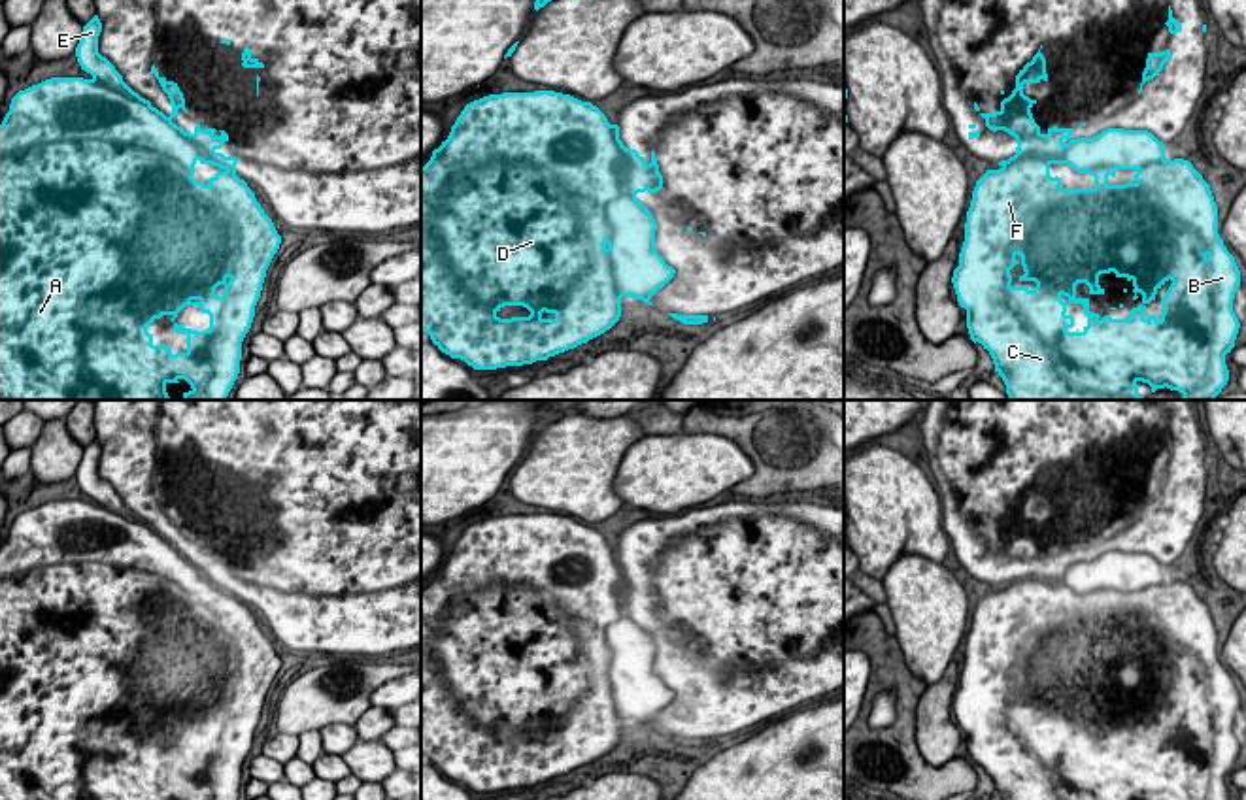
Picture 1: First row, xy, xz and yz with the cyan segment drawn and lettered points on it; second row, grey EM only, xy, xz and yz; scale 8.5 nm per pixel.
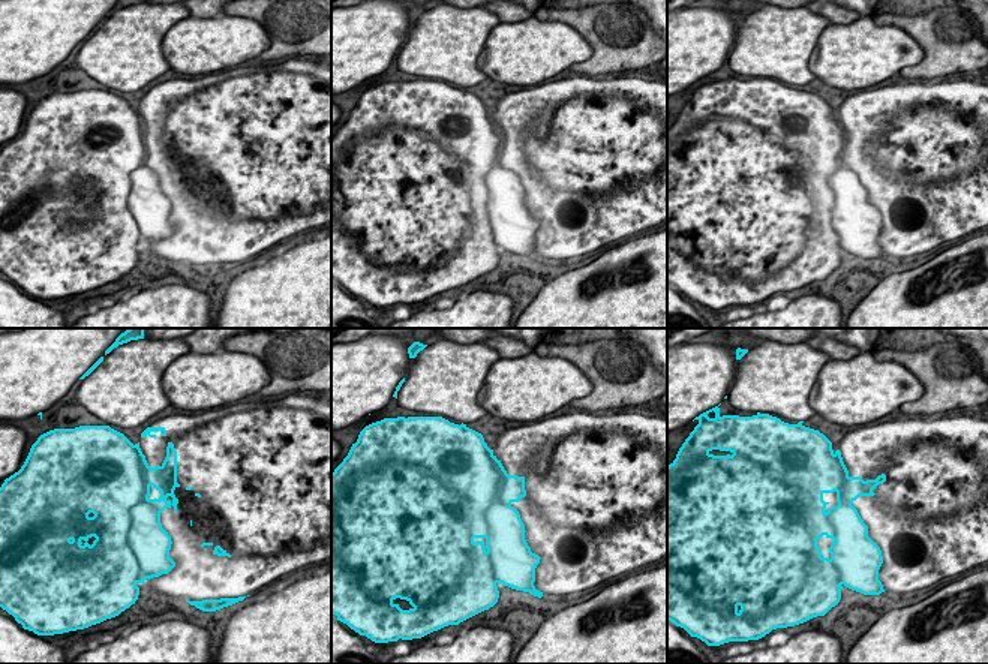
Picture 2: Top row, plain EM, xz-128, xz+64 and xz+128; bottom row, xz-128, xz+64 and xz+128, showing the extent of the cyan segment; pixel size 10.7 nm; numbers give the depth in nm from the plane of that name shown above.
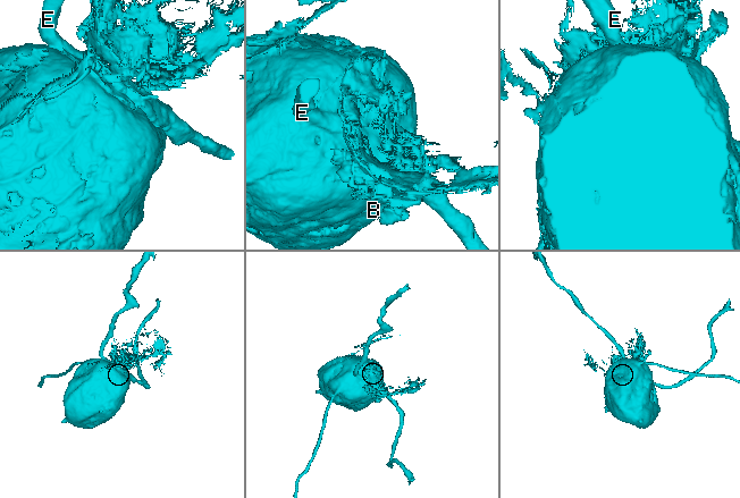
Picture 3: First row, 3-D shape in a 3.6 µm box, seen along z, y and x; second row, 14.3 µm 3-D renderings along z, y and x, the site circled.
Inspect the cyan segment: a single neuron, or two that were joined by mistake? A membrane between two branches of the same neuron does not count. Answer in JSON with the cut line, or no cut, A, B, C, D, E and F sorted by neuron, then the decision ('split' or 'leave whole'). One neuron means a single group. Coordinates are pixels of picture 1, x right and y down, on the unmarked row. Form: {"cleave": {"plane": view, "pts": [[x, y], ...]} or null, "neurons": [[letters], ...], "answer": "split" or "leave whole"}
{"cleave": {"plane": "xz", "pts": [[627, 616], [601, 633], [612, 653], [608, 683], [622, 719]]}, "neurons": [["A", "B", "C", "D", "F"], ["E"]], "answer": "split"}

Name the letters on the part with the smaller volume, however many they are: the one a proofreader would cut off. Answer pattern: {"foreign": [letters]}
{"foreign": ["E"]}

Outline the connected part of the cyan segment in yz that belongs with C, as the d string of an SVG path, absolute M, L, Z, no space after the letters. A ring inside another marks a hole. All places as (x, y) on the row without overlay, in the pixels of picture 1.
M1038 472L999 534L982 536L974 525L989 553L1016 560L1018 575L976 604L967 634L951 706L967 732L970 762L989 774L1001 800L1229 800L1225 777L1240 751L1233 734L1240 692L1218 657L1210 608L1189 583L1174 581L1140 591L1125 608L1108 606L1116 589L1097 589L1084 594L1095 600L1093 611L1067 613L1061 600L1050 598L1050 585L1063 579L1063 564L1074 551L1053 549L1042 557L1031 536L1036 523L1023 517L1025 506L1042 502L1048 504L1046 481ZM1016 687L1025 694L1019 704L1036 706L1033 713L1010 708ZM1110 694L1133 706L1133 723L1142 717L1129 742L1101 740L1089 732L1089 721L1076 719L1078 706L1086 706L1089 717L1104 717L1099 698ZM1169 702L1163 736L1146 740L1146 728ZM1070 725L1082 726L1089 740L1082 755L1070 753Z

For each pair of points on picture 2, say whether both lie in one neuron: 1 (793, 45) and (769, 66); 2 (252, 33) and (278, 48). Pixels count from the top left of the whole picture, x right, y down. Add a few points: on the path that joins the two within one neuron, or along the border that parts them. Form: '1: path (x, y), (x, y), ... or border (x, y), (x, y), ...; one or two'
1: path (787, 48), (775, 60); one
2: border (248, 17), (263, 27), (270, 42), (258, 56); two

